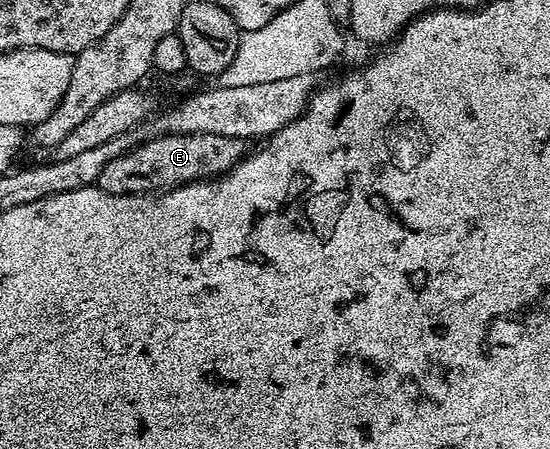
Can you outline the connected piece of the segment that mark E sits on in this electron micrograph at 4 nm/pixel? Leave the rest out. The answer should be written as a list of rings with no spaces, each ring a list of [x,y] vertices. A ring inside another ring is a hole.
[[[169,133],[104,163],[104,171],[100,171],[96,184],[109,193],[152,193],[175,189],[177,185],[222,176],[242,160],[247,149],[247,142],[228,135]]]

